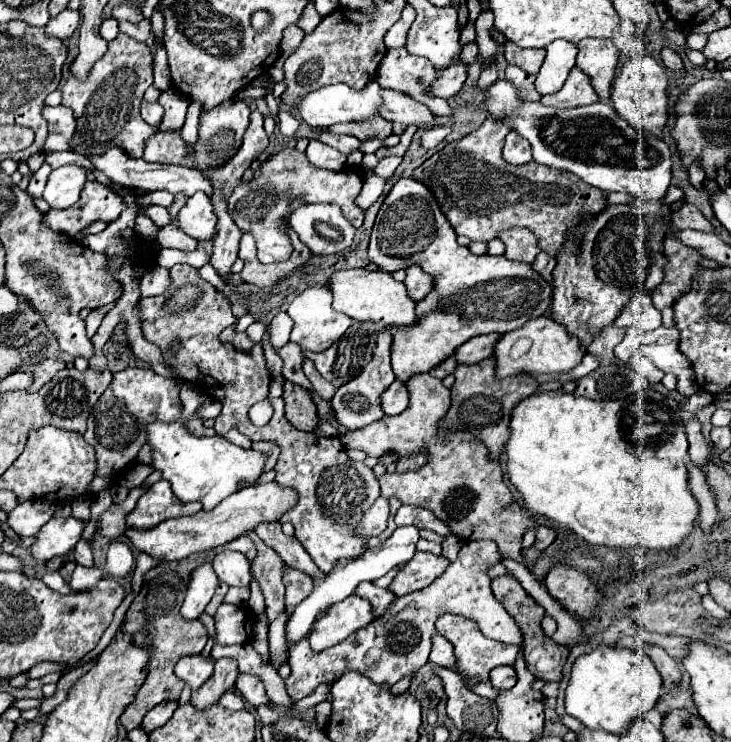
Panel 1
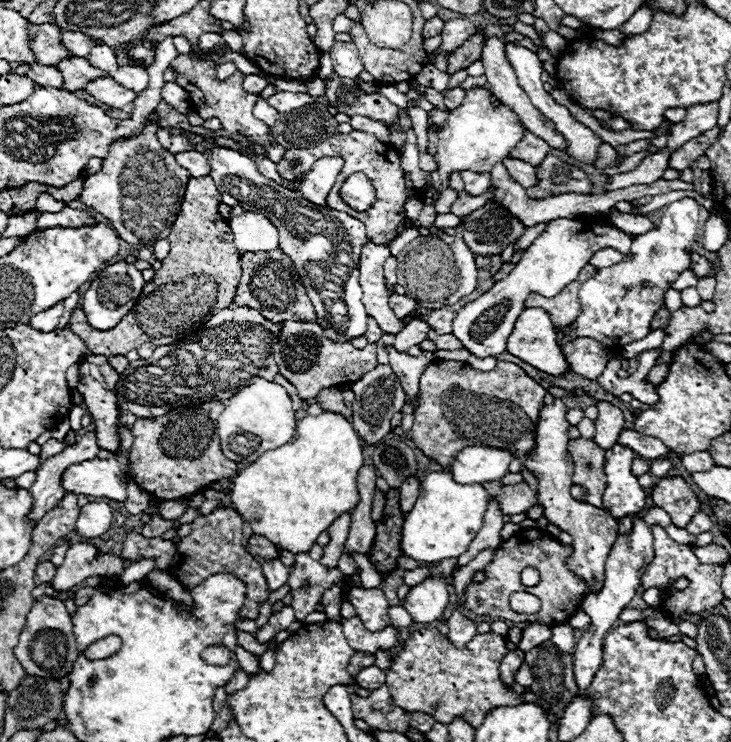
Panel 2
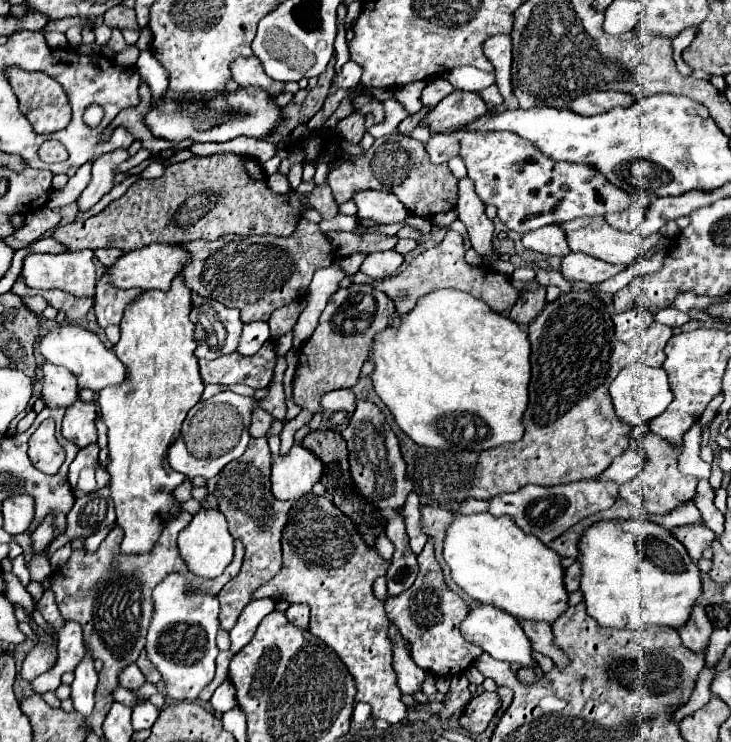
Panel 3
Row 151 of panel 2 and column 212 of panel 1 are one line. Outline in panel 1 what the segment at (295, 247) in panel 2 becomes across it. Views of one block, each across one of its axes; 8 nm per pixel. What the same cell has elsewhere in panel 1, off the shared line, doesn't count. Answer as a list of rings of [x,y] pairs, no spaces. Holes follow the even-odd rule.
[[[196,192],[188,198],[186,206],[180,210],[180,228],[196,240],[210,240],[216,230],[216,216],[212,212],[210,198],[204,192]]]

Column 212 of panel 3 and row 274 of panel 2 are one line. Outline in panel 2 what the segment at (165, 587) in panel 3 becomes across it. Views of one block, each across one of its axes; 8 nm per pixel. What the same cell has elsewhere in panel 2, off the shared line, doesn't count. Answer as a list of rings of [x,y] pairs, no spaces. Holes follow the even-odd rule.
[[[680,198],[664,210],[658,230],[640,234],[632,242],[632,258],[624,258],[620,264],[610,268],[600,268],[594,278],[582,284],[580,300],[582,312],[576,318],[576,330],[570,336],[564,336],[562,342],[570,338],[596,338],[610,352],[618,352],[624,344],[632,340],[642,340],[650,332],[652,314],[664,304],[664,292],[680,272],[690,266],[690,244],[698,230],[698,202],[694,198]],[[642,282],[650,282],[650,290],[642,290]],[[626,288],[632,288],[626,292]]]

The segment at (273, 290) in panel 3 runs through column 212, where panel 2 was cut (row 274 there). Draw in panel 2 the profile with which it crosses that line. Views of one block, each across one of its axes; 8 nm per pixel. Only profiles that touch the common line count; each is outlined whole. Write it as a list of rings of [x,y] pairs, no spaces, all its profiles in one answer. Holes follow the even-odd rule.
[[[244,252],[240,254],[242,274],[236,286],[234,304],[258,310],[266,320],[278,324],[286,320],[316,320],[316,312],[306,294],[306,288],[294,268],[294,262],[280,252]]]

